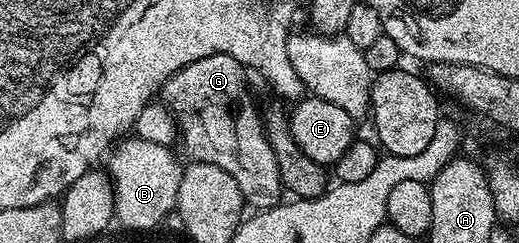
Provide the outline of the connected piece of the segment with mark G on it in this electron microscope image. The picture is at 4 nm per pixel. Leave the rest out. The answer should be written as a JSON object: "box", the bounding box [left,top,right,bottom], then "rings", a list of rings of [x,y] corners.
{"box":[159,56,283,212],"rings":[[[203,56],[203,60],[187,64],[187,68],[168,78],[159,91],[159,98],[177,123],[179,146],[185,149],[186,159],[223,168],[223,172],[239,184],[242,199],[260,212],[282,201],[283,187],[279,163],[265,135],[262,111],[257,111],[249,95],[245,74],[246,66],[239,64],[235,56]]]}

